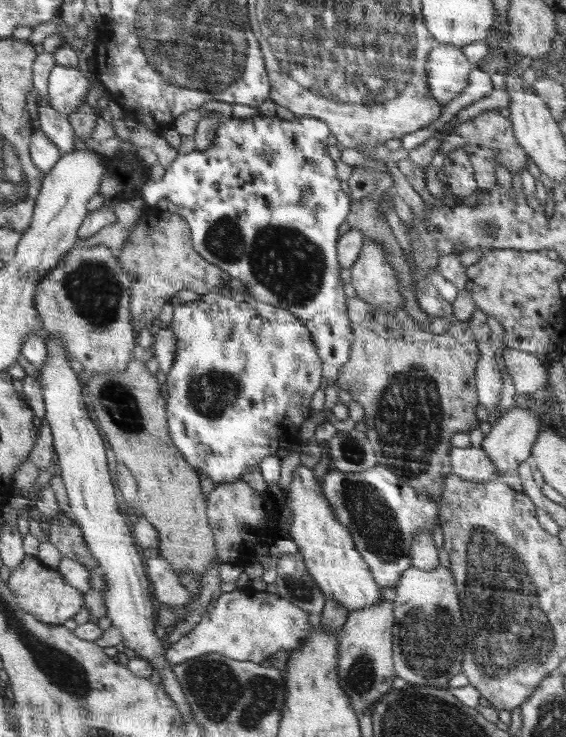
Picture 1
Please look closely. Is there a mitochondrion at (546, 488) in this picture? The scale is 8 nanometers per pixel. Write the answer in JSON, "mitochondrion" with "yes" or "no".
{"mitochondrion":"no"}

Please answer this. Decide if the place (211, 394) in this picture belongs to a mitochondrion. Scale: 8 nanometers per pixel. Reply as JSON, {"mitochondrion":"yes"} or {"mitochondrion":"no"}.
{"mitochondrion":"yes"}

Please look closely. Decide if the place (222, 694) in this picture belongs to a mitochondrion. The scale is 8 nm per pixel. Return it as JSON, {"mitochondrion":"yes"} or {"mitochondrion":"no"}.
{"mitochondrion":"yes"}

